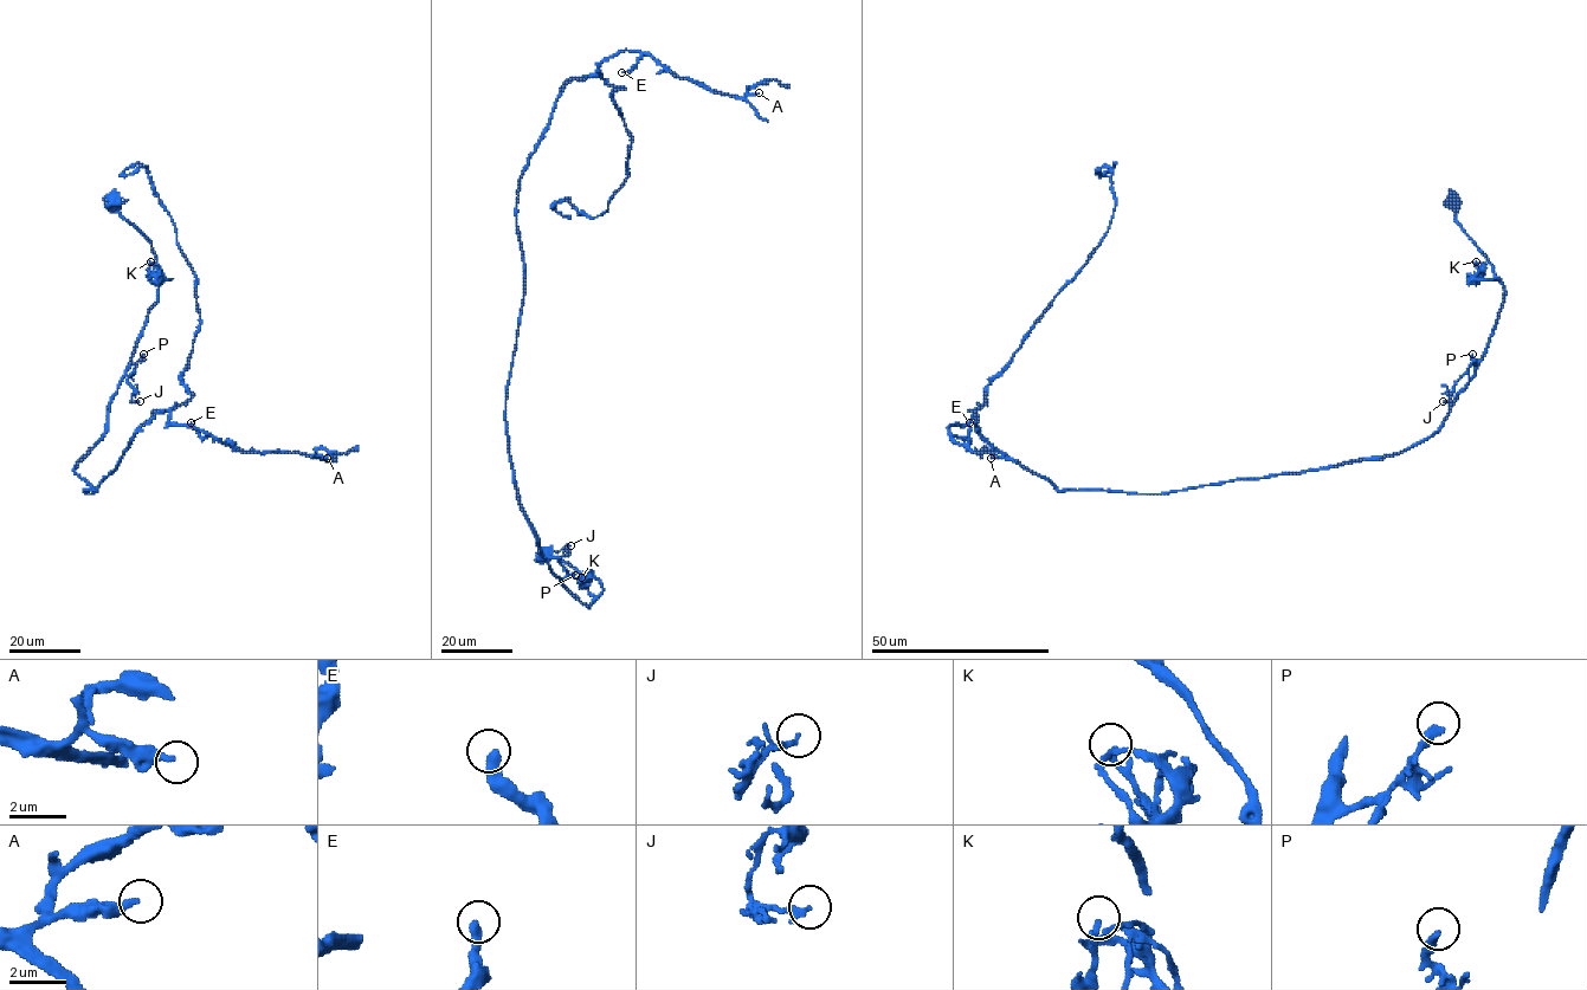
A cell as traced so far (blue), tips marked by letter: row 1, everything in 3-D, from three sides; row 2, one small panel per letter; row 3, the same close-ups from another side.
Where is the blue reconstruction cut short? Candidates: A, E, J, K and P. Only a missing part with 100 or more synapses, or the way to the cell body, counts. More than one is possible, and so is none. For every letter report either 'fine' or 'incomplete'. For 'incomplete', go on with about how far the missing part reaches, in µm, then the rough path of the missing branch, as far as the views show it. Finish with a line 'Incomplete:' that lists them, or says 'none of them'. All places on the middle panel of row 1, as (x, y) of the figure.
A: fine
E: fine
J: fine
K: fine
P: fine
Incomplete: none of them

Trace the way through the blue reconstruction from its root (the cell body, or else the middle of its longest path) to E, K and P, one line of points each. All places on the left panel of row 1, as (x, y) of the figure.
E: (113, 202), (150, 243), (162, 280), (108, 429), (75, 472), (91, 494), (156, 414), (210, 434), (191, 422)
K: (113, 202), (148, 239), (160, 270), (171, 279), (153, 276), (150, 261)
P: (113, 202), (150, 243), (162, 273), (157, 302), (149, 311), (131, 362), (136, 362), (143, 354)

